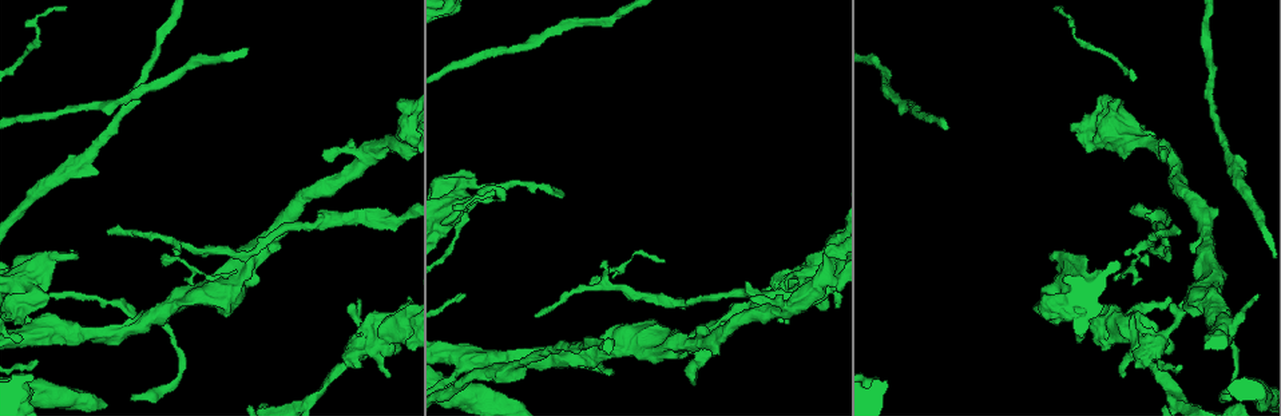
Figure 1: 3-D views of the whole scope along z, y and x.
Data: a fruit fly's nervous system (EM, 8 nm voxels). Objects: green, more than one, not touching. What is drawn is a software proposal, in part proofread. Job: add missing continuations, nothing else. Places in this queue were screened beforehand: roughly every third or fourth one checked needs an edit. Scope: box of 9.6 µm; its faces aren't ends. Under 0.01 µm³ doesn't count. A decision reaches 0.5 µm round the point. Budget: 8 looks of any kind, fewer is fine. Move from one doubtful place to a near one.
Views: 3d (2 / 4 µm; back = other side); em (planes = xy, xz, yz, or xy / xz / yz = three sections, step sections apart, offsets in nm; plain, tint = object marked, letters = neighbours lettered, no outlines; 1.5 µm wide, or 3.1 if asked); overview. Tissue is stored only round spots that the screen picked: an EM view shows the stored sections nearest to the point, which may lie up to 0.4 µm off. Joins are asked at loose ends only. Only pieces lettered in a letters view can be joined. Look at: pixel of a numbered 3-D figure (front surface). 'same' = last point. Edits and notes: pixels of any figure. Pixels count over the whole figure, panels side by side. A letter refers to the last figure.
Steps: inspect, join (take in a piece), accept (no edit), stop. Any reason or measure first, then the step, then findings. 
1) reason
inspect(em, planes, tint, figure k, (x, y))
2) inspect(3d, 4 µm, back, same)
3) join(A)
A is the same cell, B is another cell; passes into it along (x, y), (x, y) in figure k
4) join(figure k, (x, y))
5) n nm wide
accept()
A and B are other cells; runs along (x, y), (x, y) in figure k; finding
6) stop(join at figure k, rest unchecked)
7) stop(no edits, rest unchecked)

free end
inspect(3d, 4 µm, figure 1, (535, 317))

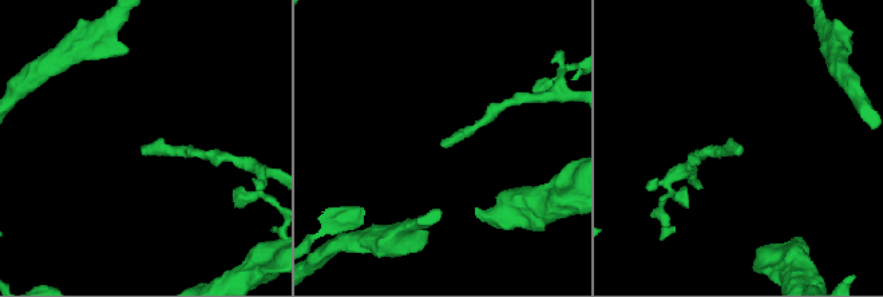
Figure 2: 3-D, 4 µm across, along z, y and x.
inspect(em, xz, step 4, letters, figure 2, (736, 148))

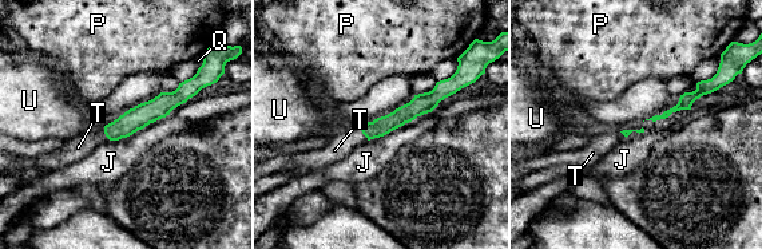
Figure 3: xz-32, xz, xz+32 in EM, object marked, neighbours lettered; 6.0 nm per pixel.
J touches over 400 nm
join(T)
T is the same cell, J, P, Q and U are other cells; it goes on there

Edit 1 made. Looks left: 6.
inspect(em, planes, plain, figure 1, (523, 368))

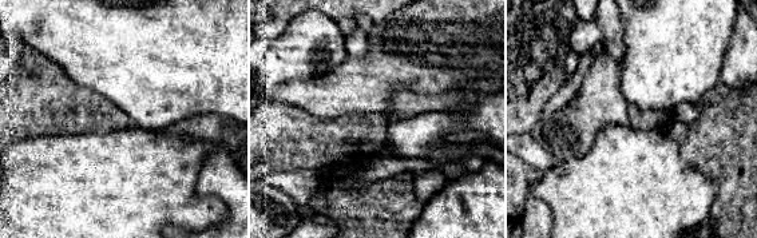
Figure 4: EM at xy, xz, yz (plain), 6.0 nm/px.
what lies round it
inspect(em, planes, letters, same)

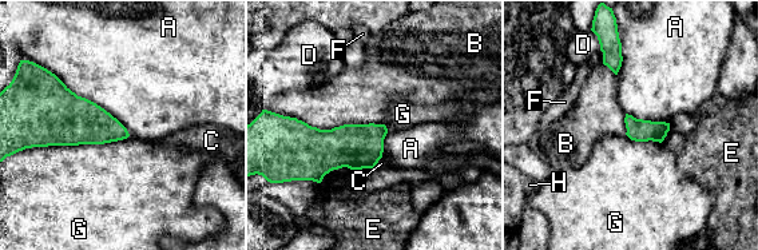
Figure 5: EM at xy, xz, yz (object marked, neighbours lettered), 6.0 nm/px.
A touches over 650 nm
accept()
A, B, C, D, E, F, G and H are other cells; border along (282, 114), (320, 129), (384, 124) in figure 5; none of them fits

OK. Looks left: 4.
inspect(overview)

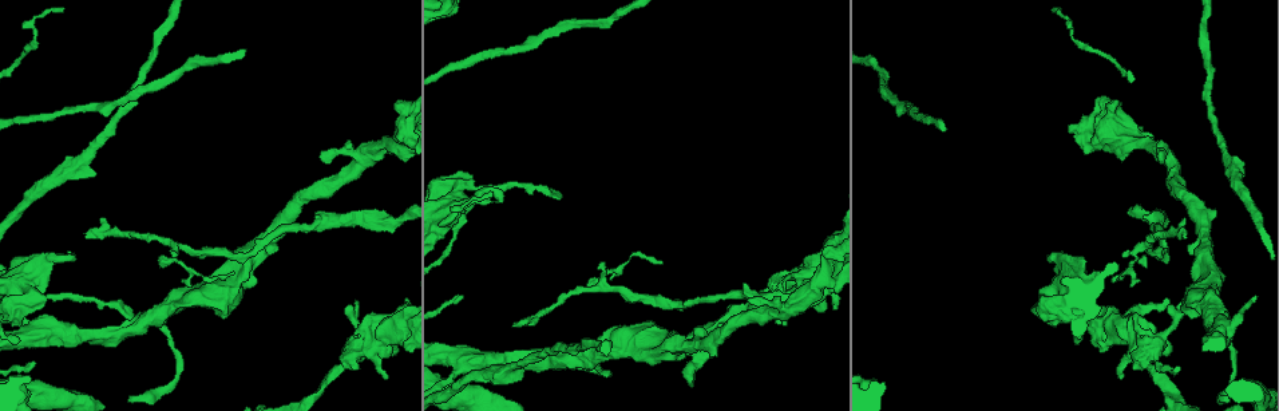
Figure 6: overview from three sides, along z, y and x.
branch stops here
inspect(em, xz, step 8, tint, figure 6, (781, 323))

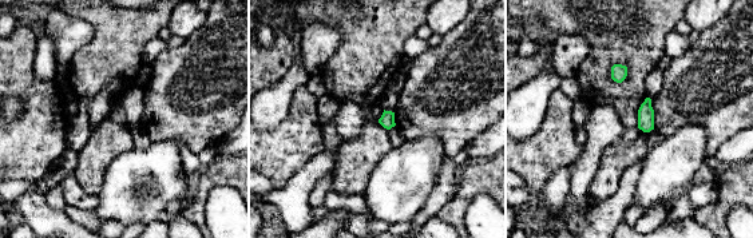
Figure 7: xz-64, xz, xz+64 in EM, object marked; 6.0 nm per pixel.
inspect(em, planes, letters, same)

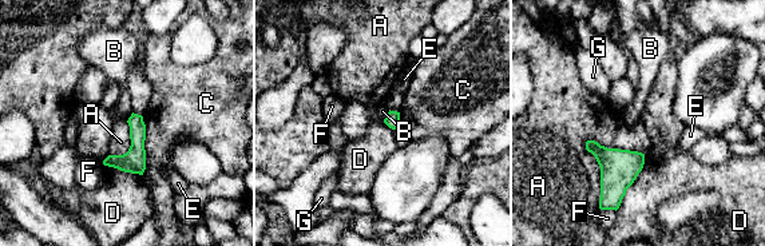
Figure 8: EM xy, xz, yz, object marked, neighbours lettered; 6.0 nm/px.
accept()
A, B, C, D, E, F and G are other cells; border along (389, 110), (383, 119) in figure 8; none of them fits

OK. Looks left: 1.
stop(join at figure 3, rest unchecked)

